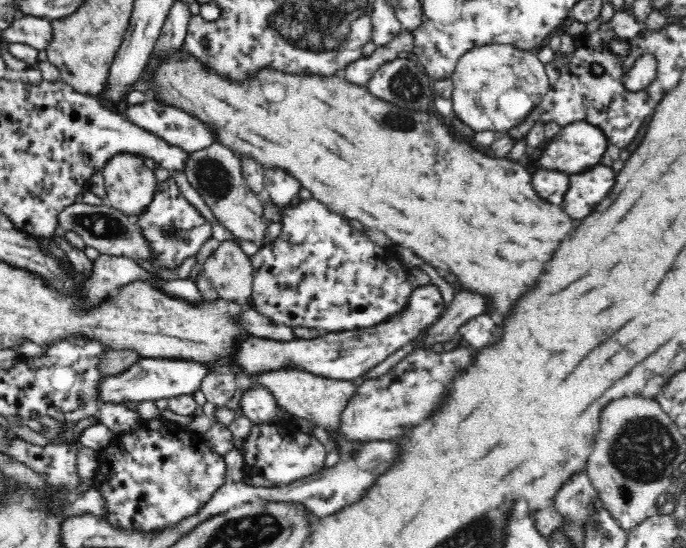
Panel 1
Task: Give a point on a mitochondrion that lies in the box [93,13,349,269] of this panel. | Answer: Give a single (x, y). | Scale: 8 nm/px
(210, 174)

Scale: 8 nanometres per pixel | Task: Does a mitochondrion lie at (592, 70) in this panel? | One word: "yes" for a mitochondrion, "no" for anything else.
no

